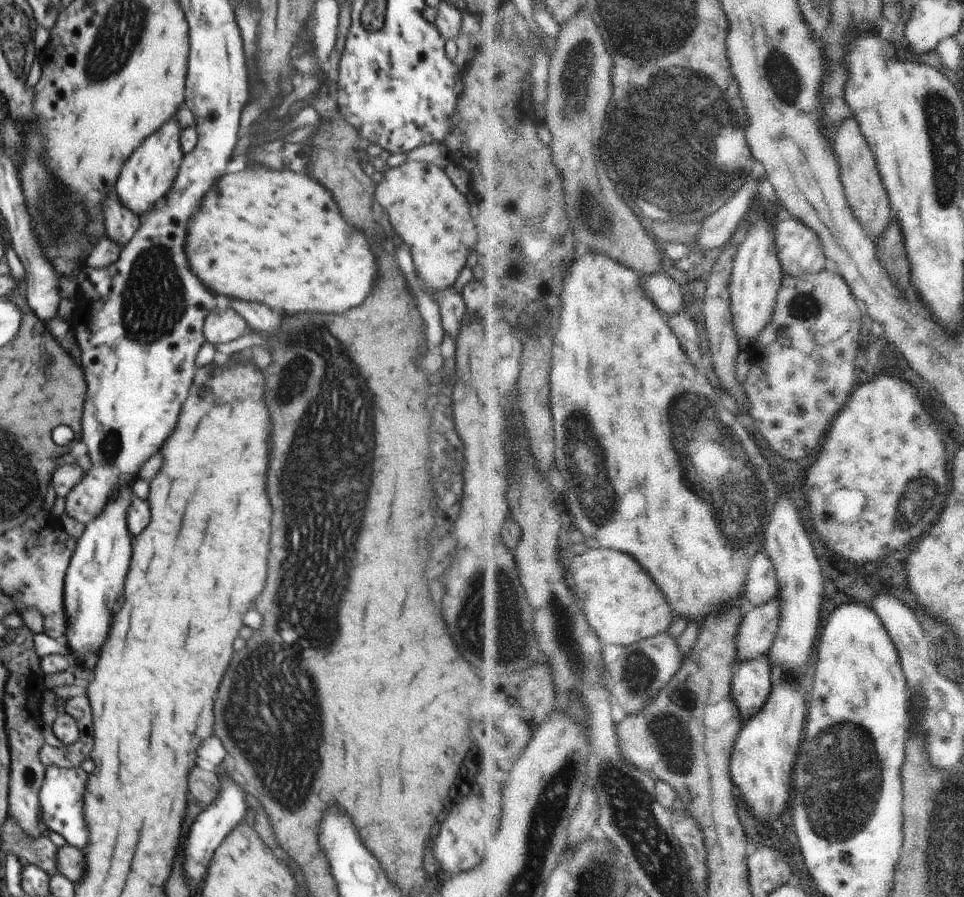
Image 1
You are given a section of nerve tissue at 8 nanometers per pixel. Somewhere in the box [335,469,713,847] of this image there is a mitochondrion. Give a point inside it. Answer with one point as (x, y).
(488, 619)

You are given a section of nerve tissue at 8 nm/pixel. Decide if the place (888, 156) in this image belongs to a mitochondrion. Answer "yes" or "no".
no

